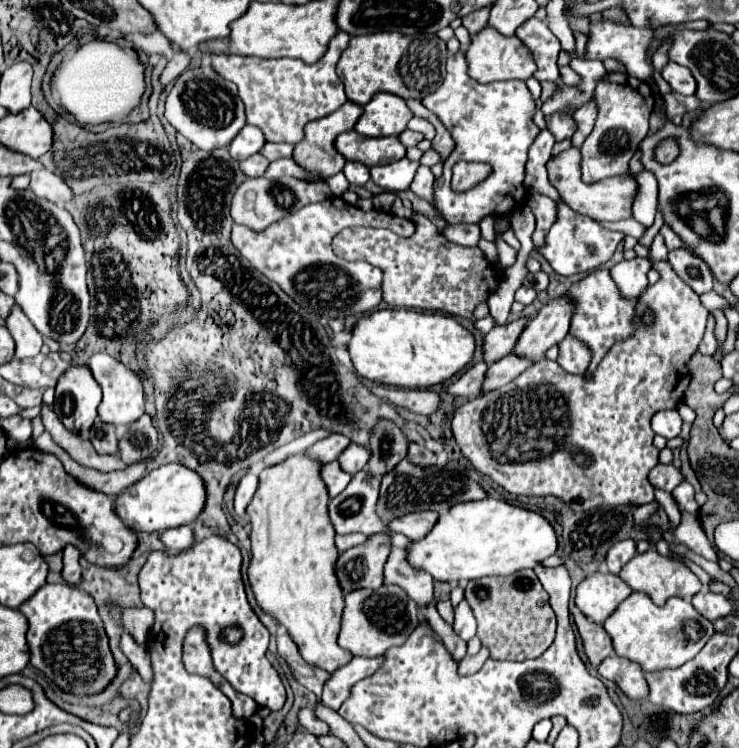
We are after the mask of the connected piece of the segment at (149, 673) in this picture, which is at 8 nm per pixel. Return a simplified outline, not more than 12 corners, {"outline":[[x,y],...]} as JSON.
{"outline":[[125,633],[121,647],[145,683],[153,681],[151,657]]}

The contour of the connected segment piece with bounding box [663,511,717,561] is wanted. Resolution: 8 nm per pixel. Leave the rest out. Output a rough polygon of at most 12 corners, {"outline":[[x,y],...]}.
{"outline":[[683,511],[681,525],[663,533],[667,543],[685,543],[701,557],[717,561],[699,515]]}

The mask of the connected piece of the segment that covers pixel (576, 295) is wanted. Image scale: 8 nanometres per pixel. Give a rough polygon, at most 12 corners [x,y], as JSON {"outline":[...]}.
{"outline":[[609,269],[569,287],[571,335],[593,351],[590,377],[619,339],[637,329]]}

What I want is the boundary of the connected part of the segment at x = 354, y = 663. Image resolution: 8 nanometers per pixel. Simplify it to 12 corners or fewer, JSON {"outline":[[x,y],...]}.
{"outline":[[353,657],[333,671],[323,703],[337,711],[357,681],[381,667],[383,657]]}

